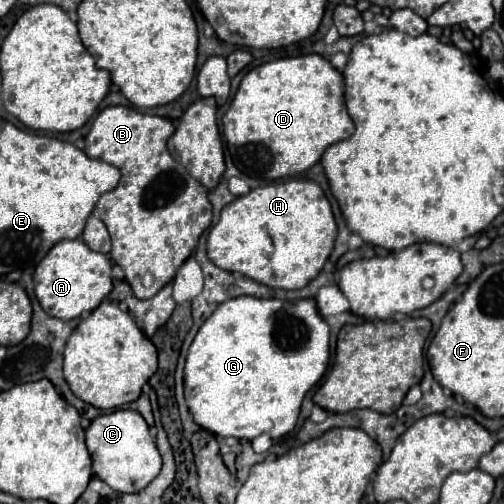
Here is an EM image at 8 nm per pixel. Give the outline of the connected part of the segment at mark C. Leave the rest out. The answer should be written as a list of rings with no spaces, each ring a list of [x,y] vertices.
[[[113,410],[101,414],[87,428],[87,450],[93,460],[93,472],[117,492],[143,490],[161,470],[161,454],[149,434],[149,426],[135,410]]]

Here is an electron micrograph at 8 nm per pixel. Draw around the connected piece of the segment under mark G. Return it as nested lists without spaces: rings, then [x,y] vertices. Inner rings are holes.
[[[253,296],[231,298],[219,304],[205,320],[189,348],[185,364],[185,400],[193,420],[213,434],[247,440],[269,434],[277,440],[295,428],[305,394],[321,381],[330,361],[330,327],[319,314],[315,298],[295,302]]]

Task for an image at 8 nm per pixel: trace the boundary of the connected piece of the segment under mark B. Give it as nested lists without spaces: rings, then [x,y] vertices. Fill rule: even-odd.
[[[109,106],[93,120],[89,134],[85,136],[85,154],[89,158],[97,158],[109,162],[121,170],[121,182],[111,192],[105,192],[93,214],[105,222],[111,236],[111,260],[119,264],[125,272],[125,280],[133,288],[137,298],[153,298],[165,284],[169,284],[179,270],[179,266],[193,254],[199,236],[211,226],[213,208],[207,198],[207,190],[201,182],[191,178],[187,168],[173,160],[167,150],[167,140],[175,132],[171,120],[141,114],[127,106]]]

